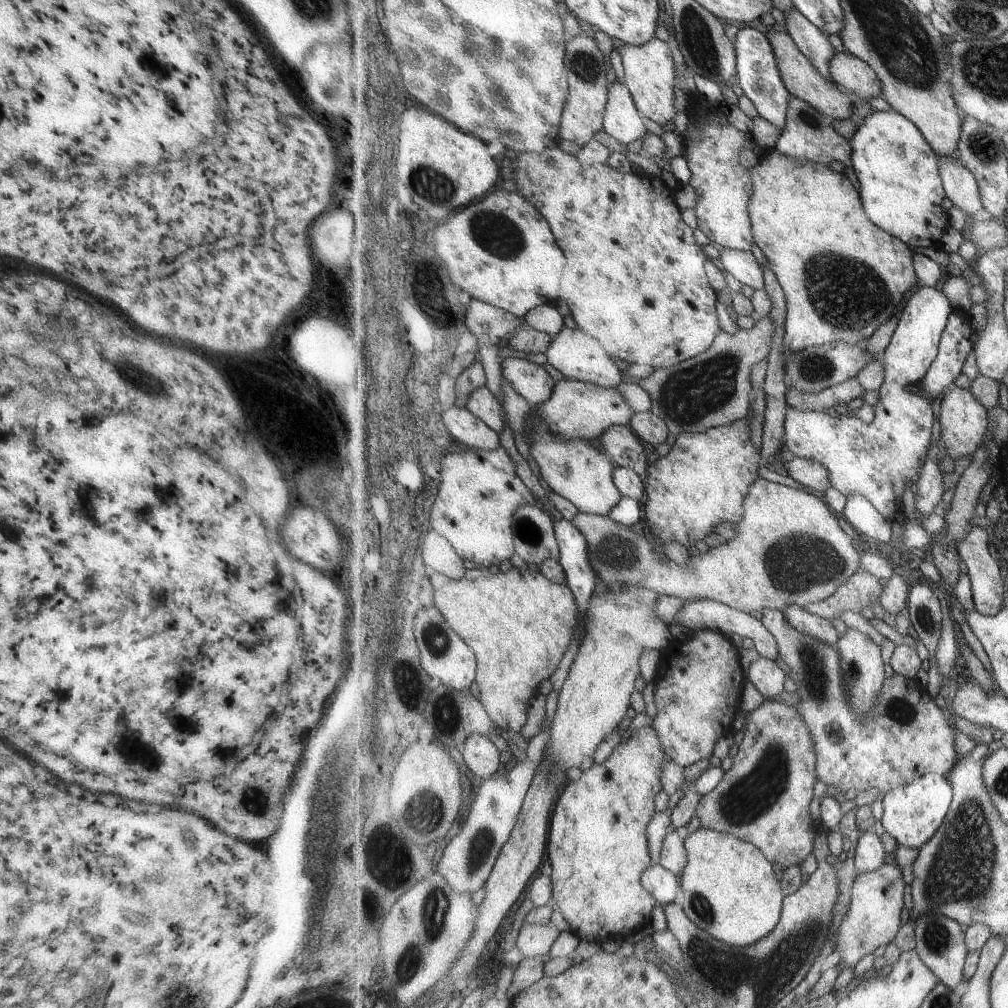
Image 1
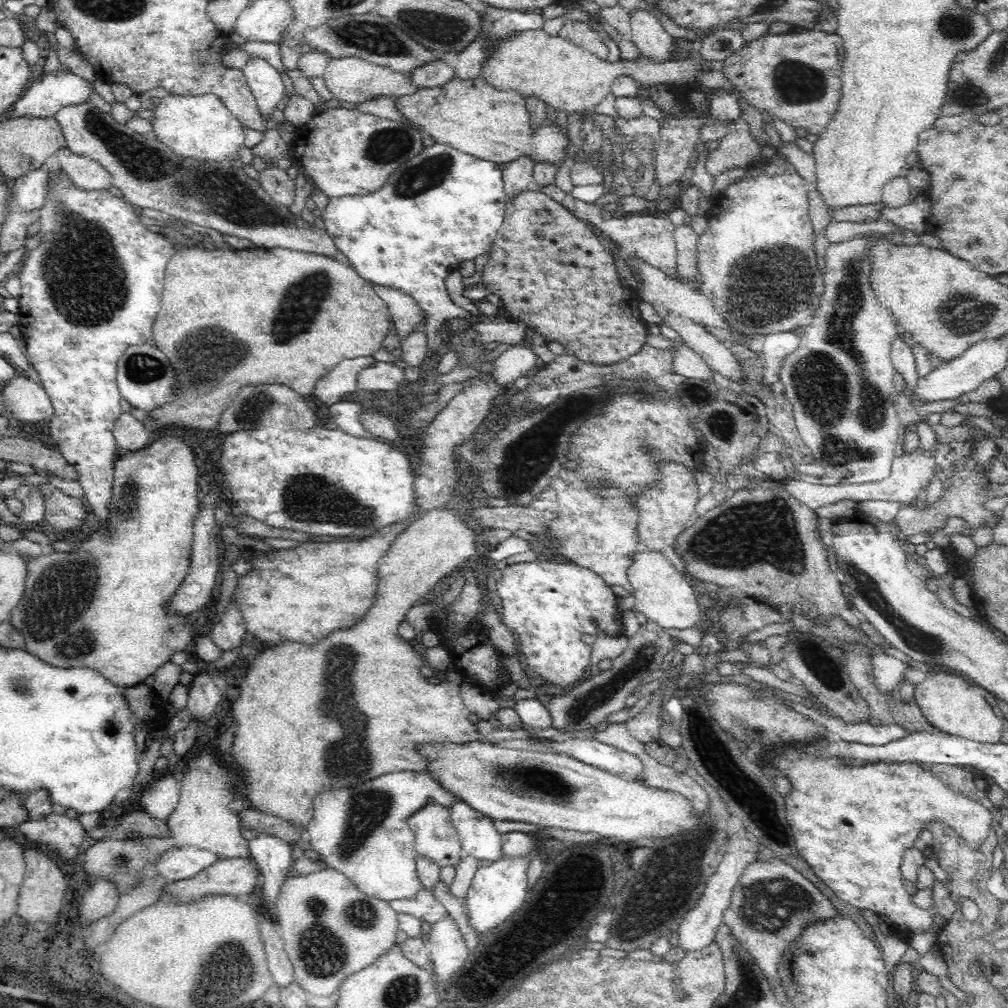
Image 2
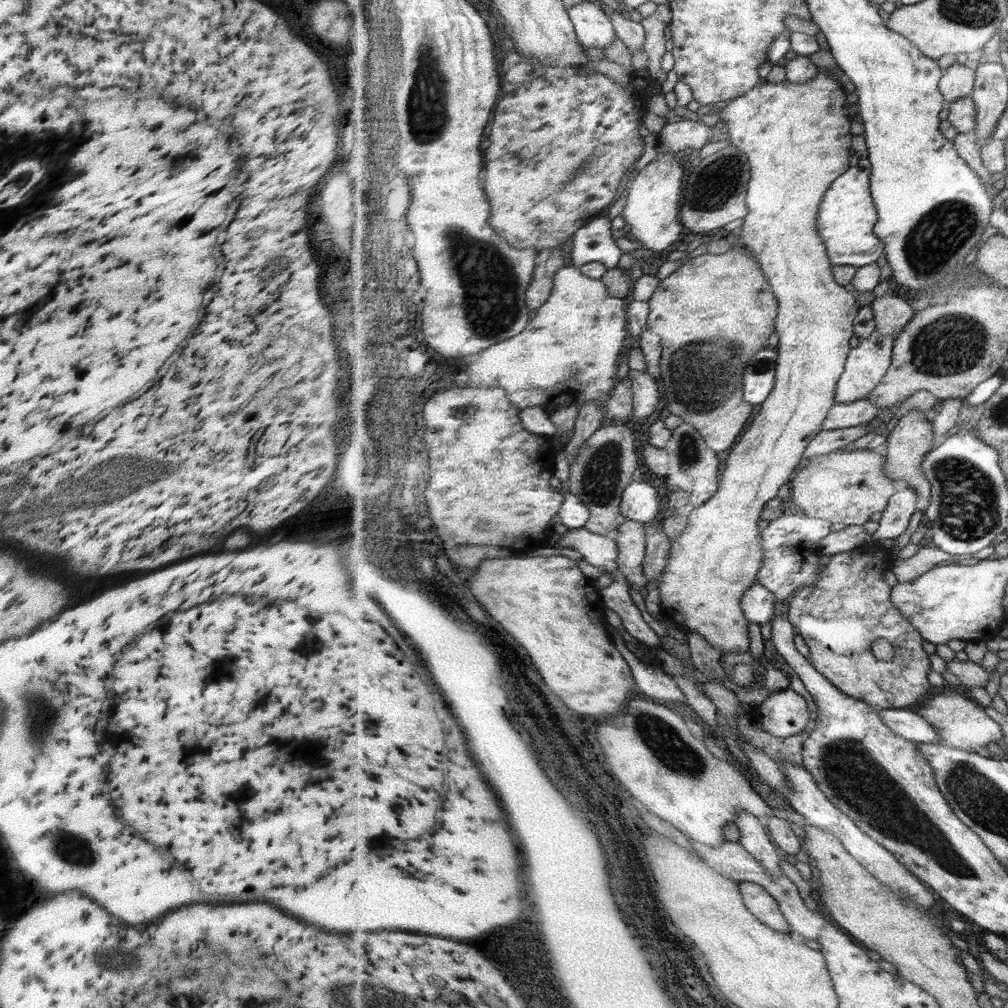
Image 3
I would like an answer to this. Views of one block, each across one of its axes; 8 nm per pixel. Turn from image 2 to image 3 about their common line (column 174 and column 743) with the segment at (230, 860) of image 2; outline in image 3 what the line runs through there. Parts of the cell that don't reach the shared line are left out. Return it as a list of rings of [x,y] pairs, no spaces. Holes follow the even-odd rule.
[[[740,882],[740,891],[744,896],[744,903],[760,921],[771,928],[784,933],[792,931],[789,921],[781,912],[780,904],[768,890],[757,883]]]

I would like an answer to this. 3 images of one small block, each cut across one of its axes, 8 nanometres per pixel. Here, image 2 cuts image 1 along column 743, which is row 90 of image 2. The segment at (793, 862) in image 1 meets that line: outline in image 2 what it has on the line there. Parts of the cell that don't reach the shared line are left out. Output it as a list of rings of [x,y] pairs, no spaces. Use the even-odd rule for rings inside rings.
[[[792,29],[786,34],[768,33],[764,37],[746,42],[743,47],[724,60],[723,76],[737,89],[739,97],[758,112],[767,112],[794,129],[802,128],[808,133],[819,134],[830,116],[838,109],[841,94],[841,62],[839,48],[843,47],[838,33],[820,30]]]

